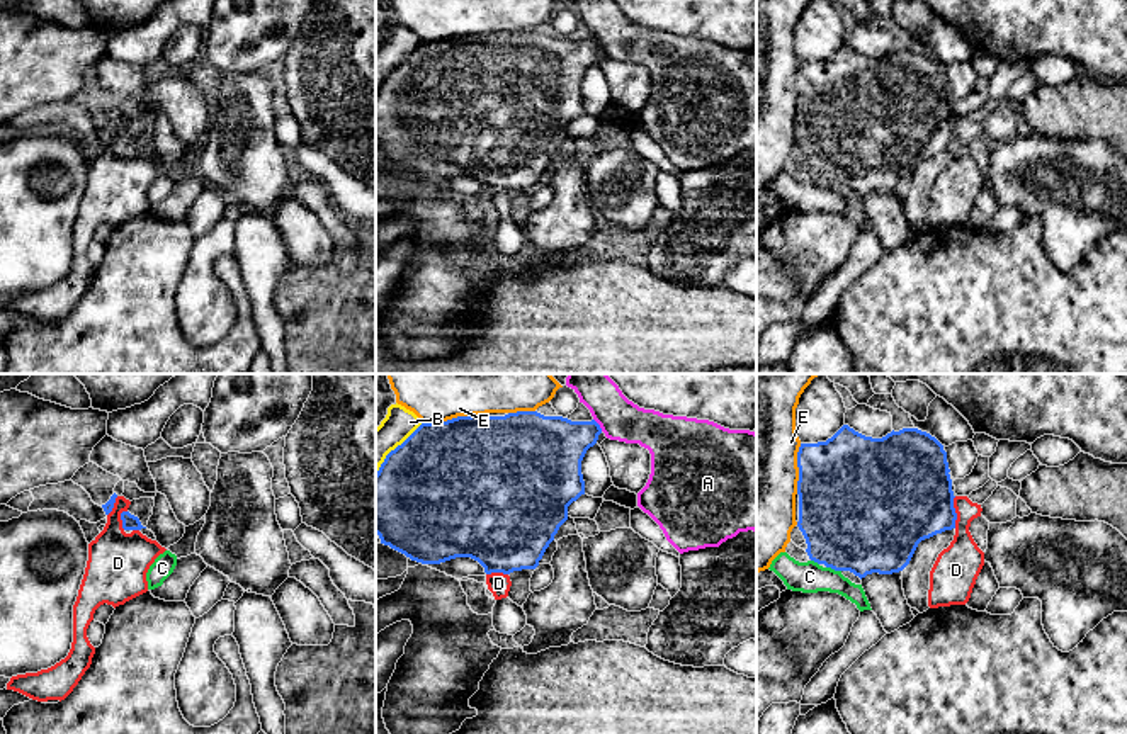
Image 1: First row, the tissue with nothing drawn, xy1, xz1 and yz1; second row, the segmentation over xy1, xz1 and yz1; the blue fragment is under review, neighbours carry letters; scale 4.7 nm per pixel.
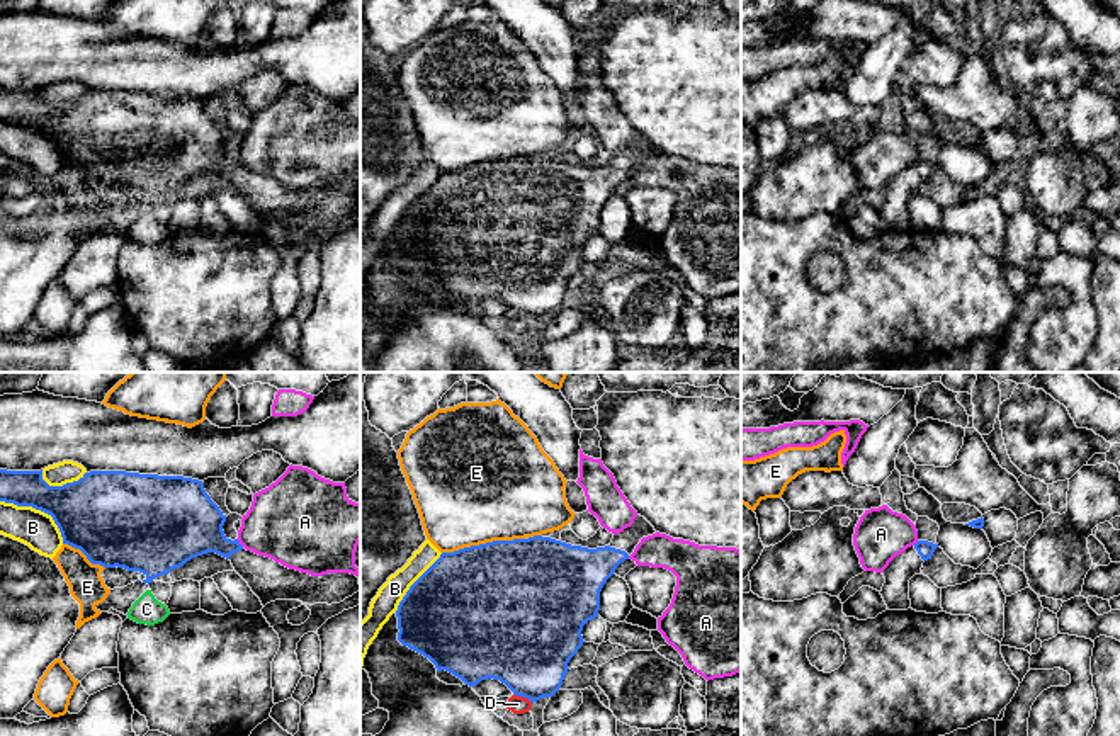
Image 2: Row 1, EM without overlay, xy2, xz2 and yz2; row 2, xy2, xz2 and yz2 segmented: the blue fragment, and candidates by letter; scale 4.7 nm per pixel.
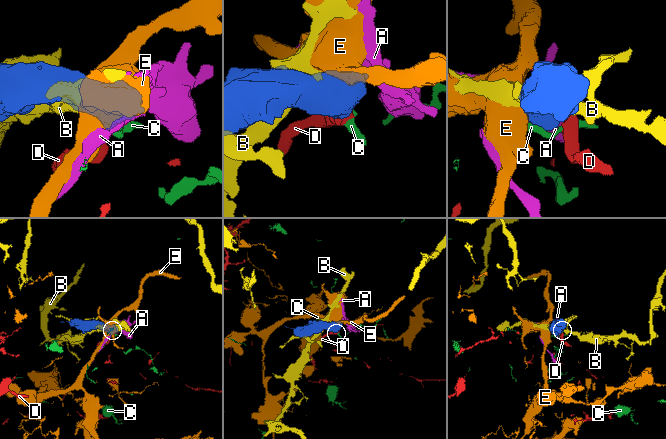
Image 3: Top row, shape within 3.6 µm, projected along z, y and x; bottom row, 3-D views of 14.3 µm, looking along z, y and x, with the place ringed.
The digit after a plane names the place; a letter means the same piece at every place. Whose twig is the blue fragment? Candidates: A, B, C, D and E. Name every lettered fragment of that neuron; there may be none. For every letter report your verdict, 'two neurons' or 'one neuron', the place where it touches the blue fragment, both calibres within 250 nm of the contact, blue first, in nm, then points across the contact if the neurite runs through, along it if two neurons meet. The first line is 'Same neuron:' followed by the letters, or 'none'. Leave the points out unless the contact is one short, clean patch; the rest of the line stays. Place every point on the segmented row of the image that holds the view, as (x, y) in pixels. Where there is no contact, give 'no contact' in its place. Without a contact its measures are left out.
Same neuron: none
A: two neurons; contact xz1 (599, 425); calibres 300 and 200 nm; border xz1 (594, 418), (602, 430)
B: two neurons; contact xy2 (39, 509); calibres 360 and 180 nm
C: two neurons; contact yz1 (833, 568); calibres 480 and 150 nm; border yz1 (826, 566), (840, 571)
D: two neurons; contact yz1 (954, 512); calibres 460 and 200 nm; border yz1 (956, 496), (954, 527)
E: two neurons; contact xz2 (483, 544); calibres 500 and 480 nm

